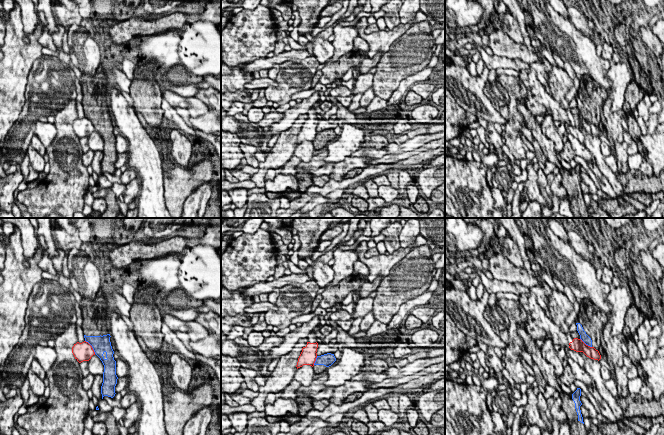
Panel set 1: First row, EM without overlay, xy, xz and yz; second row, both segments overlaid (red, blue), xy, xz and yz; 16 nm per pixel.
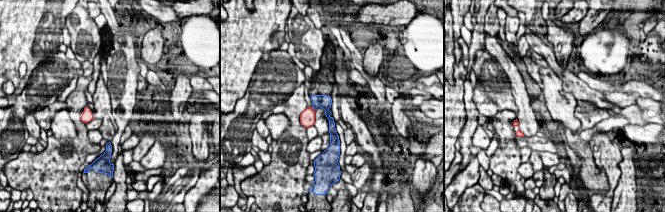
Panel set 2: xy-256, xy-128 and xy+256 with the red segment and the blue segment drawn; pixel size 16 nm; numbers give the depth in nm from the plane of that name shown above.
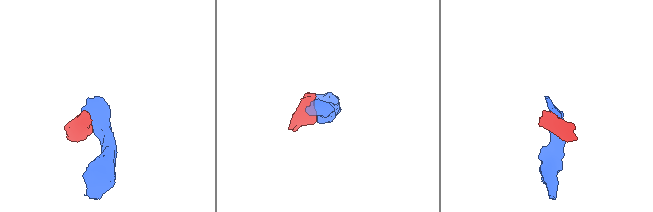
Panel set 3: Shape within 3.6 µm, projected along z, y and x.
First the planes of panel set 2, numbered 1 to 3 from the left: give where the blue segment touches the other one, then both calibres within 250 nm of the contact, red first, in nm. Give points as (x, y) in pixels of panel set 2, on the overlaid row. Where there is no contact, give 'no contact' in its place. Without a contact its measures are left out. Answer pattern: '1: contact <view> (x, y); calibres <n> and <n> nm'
1: no contact
2: contact xy-128 (313, 109); calibres 260 and 220 nm
3: no contact

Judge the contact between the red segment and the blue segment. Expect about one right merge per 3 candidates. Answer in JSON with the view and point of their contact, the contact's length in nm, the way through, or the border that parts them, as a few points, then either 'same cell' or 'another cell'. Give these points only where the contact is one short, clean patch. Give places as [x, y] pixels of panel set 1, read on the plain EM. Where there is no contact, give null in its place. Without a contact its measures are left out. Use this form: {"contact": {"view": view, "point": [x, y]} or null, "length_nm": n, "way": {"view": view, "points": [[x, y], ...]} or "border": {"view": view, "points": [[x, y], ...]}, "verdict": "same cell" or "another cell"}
{"contact": {"view": "xy", "point": [91, 123]}, "length_nm": 280, "border": {"view": "xy", "points": [[85, 116], [95, 129]]}, "verdict": "another cell"}

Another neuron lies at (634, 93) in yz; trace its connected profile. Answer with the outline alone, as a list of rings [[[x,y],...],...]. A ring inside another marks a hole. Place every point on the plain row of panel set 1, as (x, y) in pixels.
[[[635,79],[628,85],[626,95],[625,95],[625,103],[623,105],[623,111],[626,116],[630,114],[637,114],[636,108],[640,100],[644,97],[644,91],[640,88],[635,81]]]

